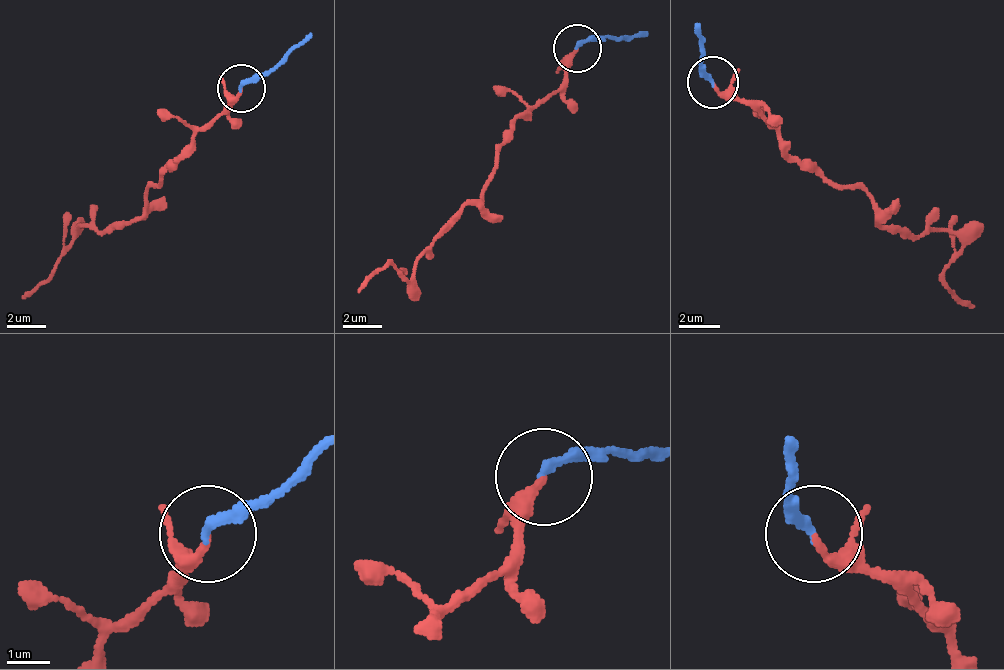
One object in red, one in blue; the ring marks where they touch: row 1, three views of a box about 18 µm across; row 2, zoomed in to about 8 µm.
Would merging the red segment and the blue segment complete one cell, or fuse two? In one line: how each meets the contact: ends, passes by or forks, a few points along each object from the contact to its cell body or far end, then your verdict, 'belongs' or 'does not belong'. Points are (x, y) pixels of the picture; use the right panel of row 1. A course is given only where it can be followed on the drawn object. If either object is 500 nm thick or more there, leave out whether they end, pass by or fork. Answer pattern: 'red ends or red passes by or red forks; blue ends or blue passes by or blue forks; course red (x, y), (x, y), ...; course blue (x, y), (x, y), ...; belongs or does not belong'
red ends; blue ends; course red (714, 81), (750, 101), (796, 158), (863, 189), (878, 225), (956, 235), (961, 250), (945, 281), (976, 307); course blue (714, 81), (704, 70), (693, 24); belongs

